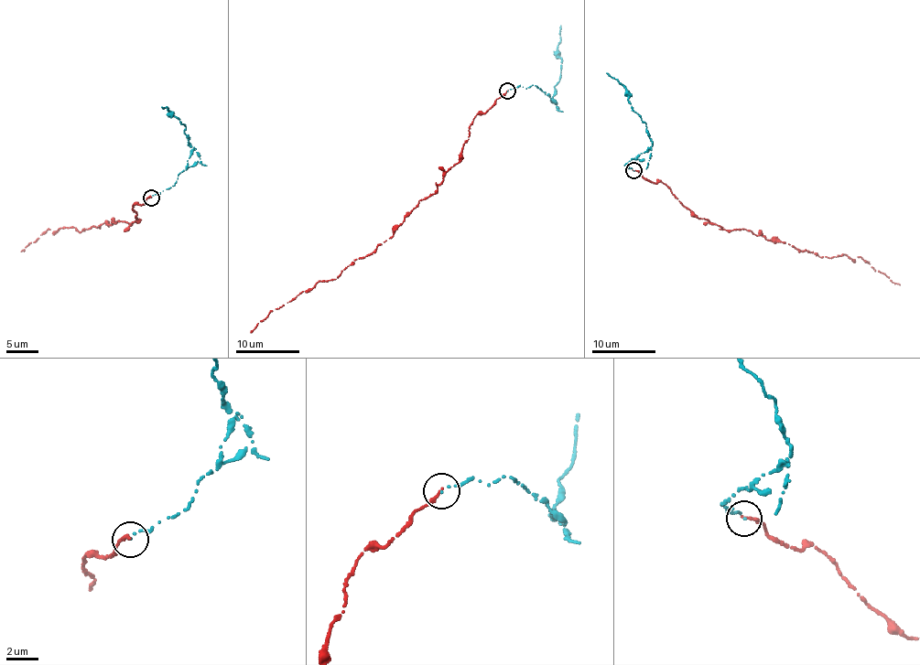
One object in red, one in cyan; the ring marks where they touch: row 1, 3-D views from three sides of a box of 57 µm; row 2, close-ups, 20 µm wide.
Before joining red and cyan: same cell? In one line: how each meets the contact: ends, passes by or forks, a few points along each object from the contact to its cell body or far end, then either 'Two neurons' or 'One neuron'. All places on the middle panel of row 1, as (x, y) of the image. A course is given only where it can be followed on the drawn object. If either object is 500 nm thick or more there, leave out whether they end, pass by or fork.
At the ring red ends. At the ring cyan ends. Course of red: (506, 91), (473, 119), (460, 161), (394, 235), (356, 258), (336, 279), (321, 280), (271, 310), (250, 332). Course of cyan: (508, 91), (532, 85), (547, 93), (554, 102), (555, 86), (561, 75), (562, 61), (557, 48), (560, 26). Two neurons

